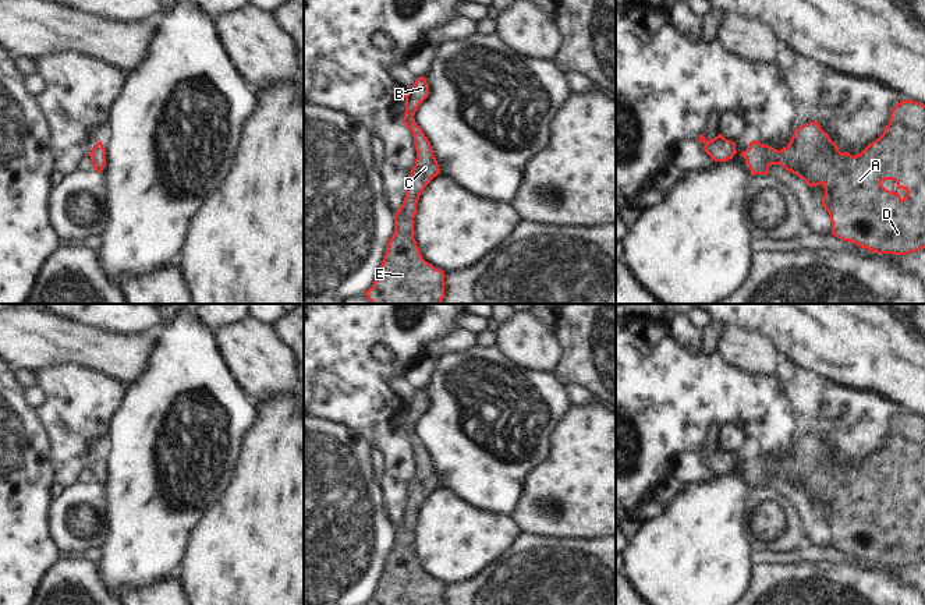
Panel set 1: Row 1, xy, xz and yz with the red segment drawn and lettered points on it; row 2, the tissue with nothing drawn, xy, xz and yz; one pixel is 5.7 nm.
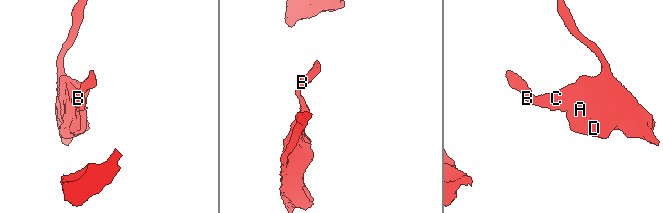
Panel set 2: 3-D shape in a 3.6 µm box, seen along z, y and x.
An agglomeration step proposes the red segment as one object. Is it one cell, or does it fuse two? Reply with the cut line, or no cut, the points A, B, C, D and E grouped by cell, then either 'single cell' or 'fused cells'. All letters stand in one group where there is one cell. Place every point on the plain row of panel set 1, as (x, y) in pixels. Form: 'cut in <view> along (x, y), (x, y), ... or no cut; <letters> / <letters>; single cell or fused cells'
no cut; A B C D E; single cell

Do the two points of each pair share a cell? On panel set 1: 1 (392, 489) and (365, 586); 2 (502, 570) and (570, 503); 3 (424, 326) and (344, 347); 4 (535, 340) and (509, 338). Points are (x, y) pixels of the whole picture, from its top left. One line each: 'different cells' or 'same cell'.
1: different cells
2: different cells
3: same cell
4: same cell

